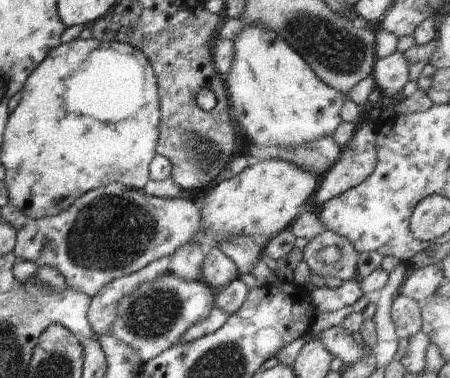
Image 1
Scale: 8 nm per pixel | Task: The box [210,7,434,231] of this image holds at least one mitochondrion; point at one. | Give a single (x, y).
(341, 52)

